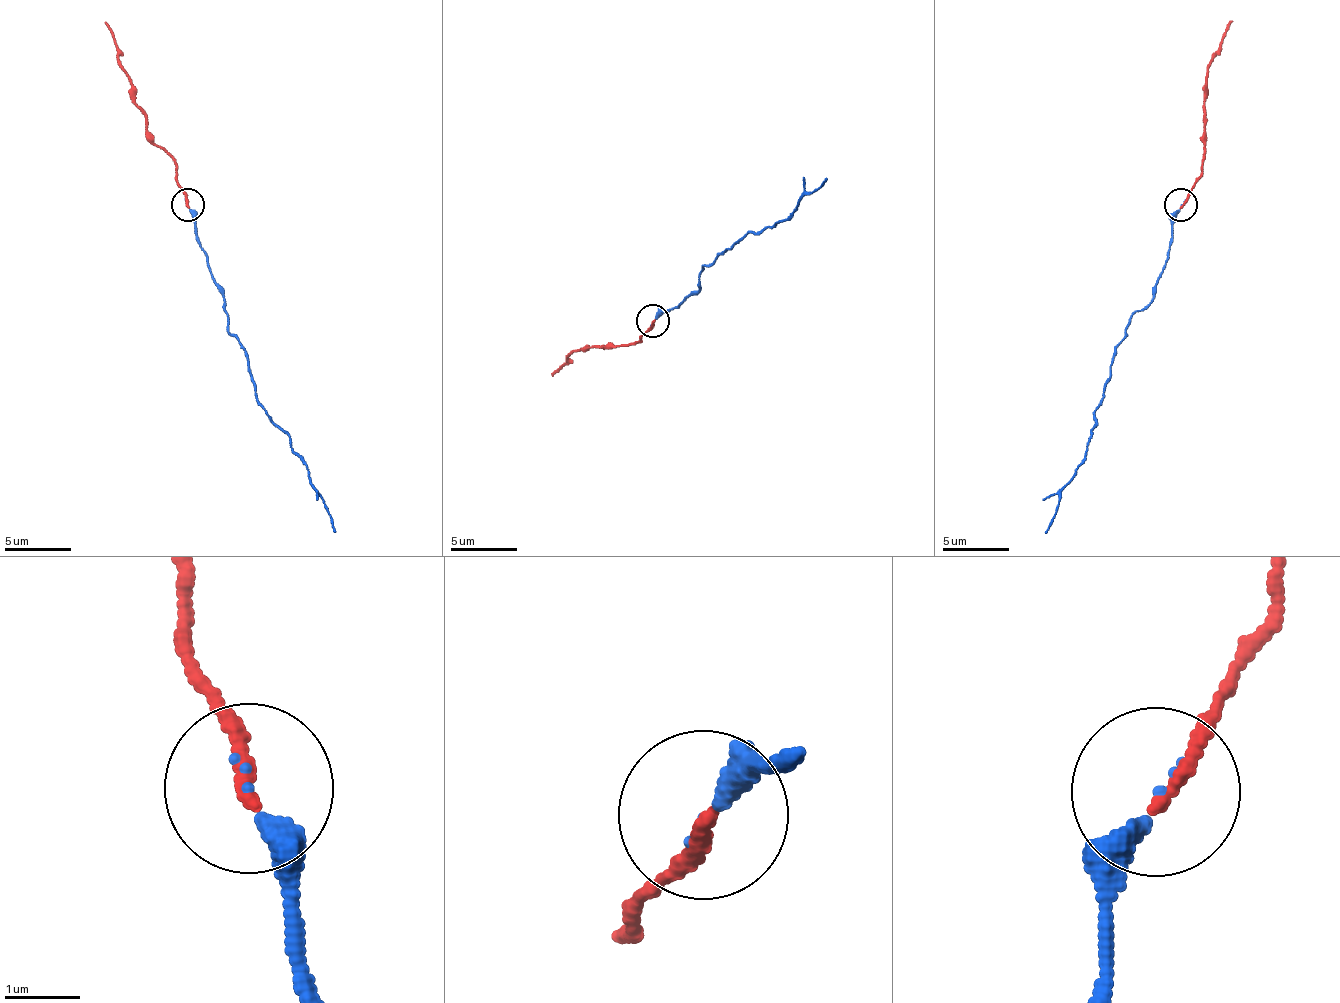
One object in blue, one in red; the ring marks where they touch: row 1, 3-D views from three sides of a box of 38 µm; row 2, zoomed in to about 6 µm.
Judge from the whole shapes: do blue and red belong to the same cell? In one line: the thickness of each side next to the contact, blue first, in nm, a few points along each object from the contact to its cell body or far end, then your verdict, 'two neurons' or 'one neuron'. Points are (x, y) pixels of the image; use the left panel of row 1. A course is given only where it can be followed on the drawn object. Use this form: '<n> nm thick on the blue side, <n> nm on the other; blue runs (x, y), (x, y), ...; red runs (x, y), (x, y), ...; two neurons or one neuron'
220 nm thick on the blue side, 190 nm on the other; blue runs (186, 203), (229, 332), (244, 349), (256, 402), (307, 466), (309, 483), (336, 531); red runs (186, 203), (173, 163), (146, 130), (129, 73), (105, 22); two neurons

